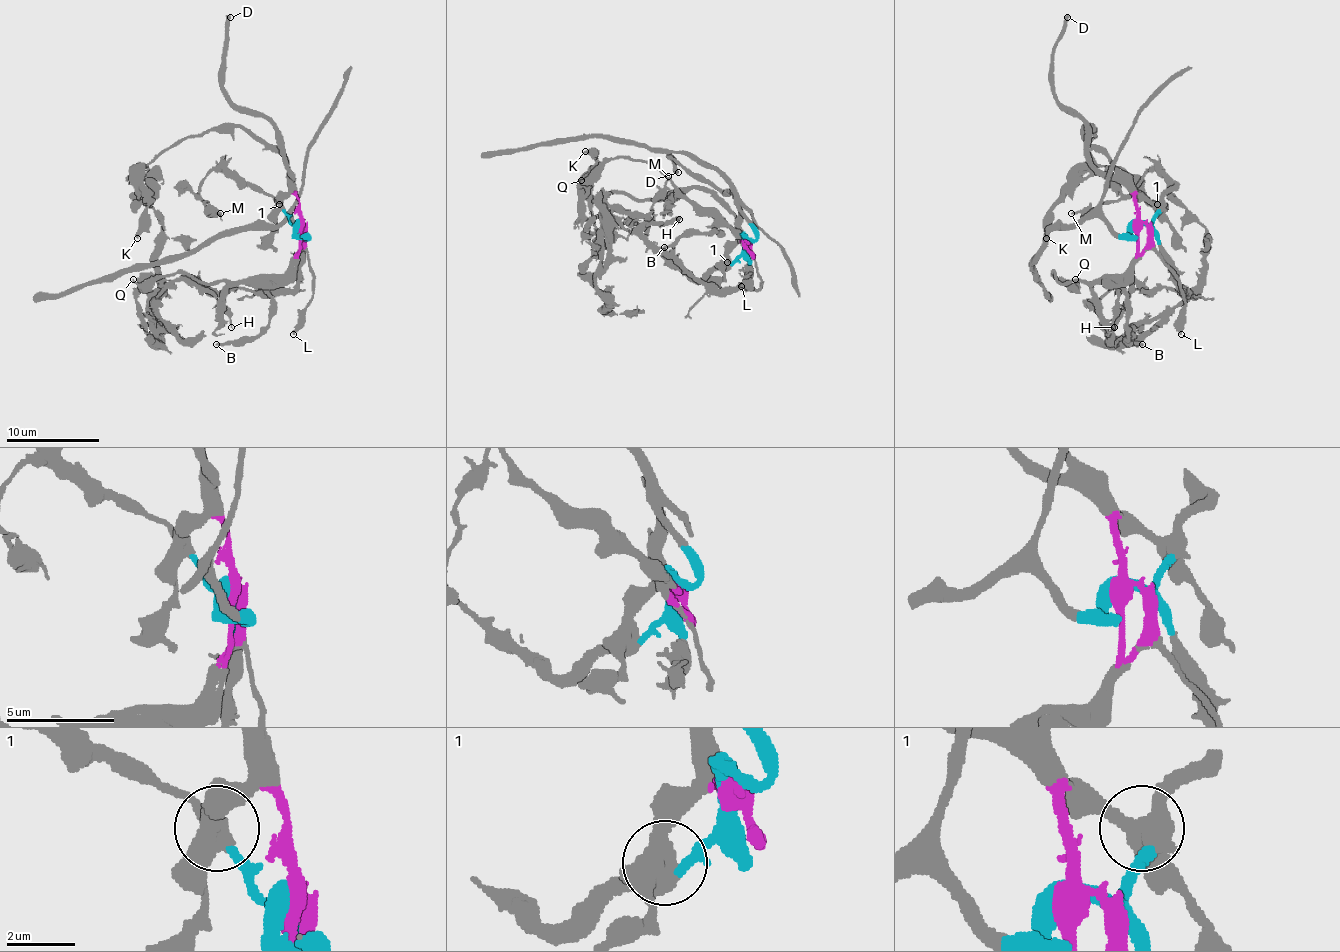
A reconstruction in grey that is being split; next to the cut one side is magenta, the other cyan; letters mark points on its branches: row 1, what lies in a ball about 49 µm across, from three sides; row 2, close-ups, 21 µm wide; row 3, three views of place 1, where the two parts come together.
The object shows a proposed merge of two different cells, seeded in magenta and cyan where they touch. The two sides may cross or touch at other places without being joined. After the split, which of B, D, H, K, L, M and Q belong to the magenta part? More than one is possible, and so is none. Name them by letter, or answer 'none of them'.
B, D, K, L, Q

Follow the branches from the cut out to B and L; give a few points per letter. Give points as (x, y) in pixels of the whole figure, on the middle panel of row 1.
B: (745, 241), (731, 227), (719, 227), (717, 231), (682, 234), (663, 248)
L: (745, 241), (761, 283), (757, 290), (740, 285)

